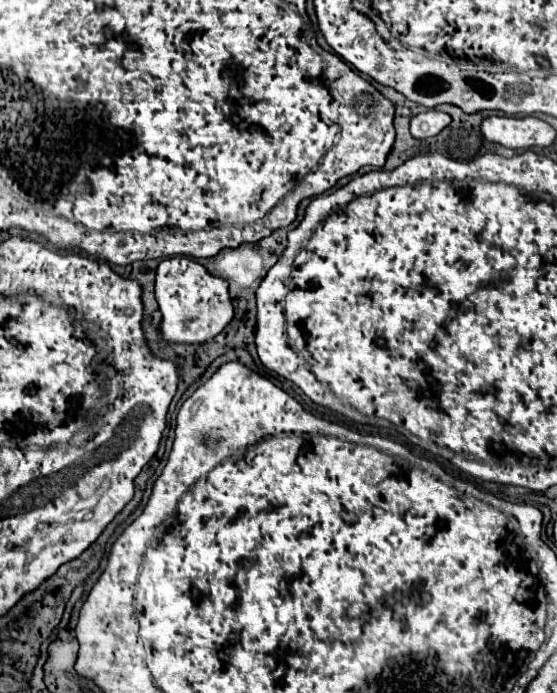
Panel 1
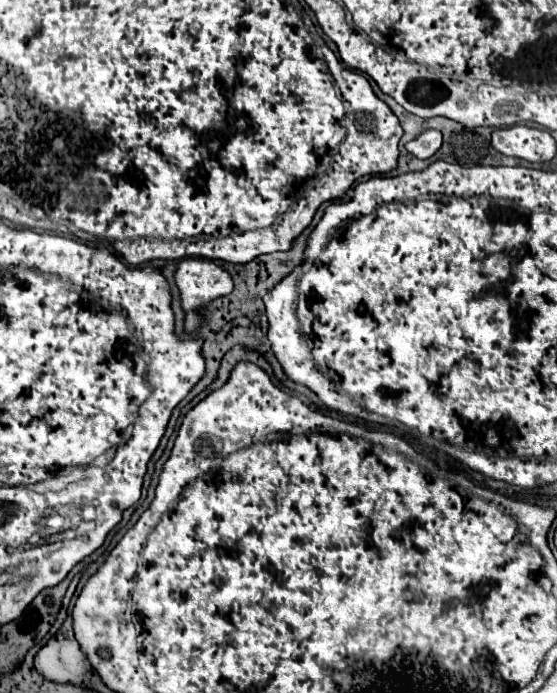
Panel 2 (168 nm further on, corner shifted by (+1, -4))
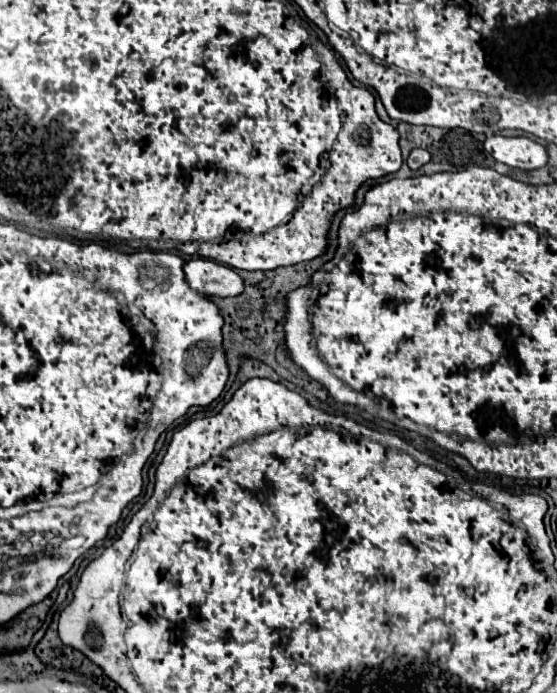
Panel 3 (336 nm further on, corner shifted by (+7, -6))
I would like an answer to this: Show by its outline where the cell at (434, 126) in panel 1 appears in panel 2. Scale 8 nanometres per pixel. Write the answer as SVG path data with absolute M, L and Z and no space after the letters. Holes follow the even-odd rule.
M428 129L428 131L424 131L420 137L412 139L410 143L406 143L406 149L408 149L414 157L418 157L418 159L428 159L428 157L432 157L432 155L440 149L440 145L442 145L442 135L440 135L440 131Z

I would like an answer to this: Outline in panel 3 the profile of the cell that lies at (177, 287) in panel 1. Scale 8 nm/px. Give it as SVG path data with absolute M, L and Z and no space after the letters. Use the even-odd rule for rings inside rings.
M190 259L184 263L184 279L190 289L218 297L234 297L244 291L244 283L234 269L208 259Z

